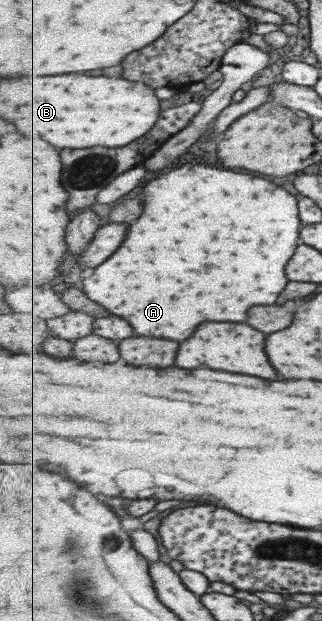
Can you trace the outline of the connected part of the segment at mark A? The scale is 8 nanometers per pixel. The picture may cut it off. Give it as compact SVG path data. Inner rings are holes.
M186 163L180 169L174 169L170 173L160 173L152 177L147 177L142 183L142 191L138 196L146 201L146 211L144 217L140 217L132 227L130 227L130 237L126 239L126 245L122 245L122 249L118 249L118 253L114 253L114 257L110 257L108 263L102 263L98 269L94 269L94 275L83 280L84 290L87 296L104 305L106 309L114 311L114 315L124 317L126 321L130 321L132 327L136 327L138 335L148 335L148 337L166 337L166 339L174 339L174 341L186 341L190 339L198 325L206 323L206 321L230 321L230 323L246 323L248 321L248 311L250 307L256 305L274 305L280 297L280 293L288 287L288 277L284 273L286 265L292 259L297 247L300 245L298 241L301 238L301 229L304 226L299 213L299 195L292 195L286 189L275 185L260 177L248 175L244 173L234 173L234 171L222 171L222 169L214 169L202 163Z

